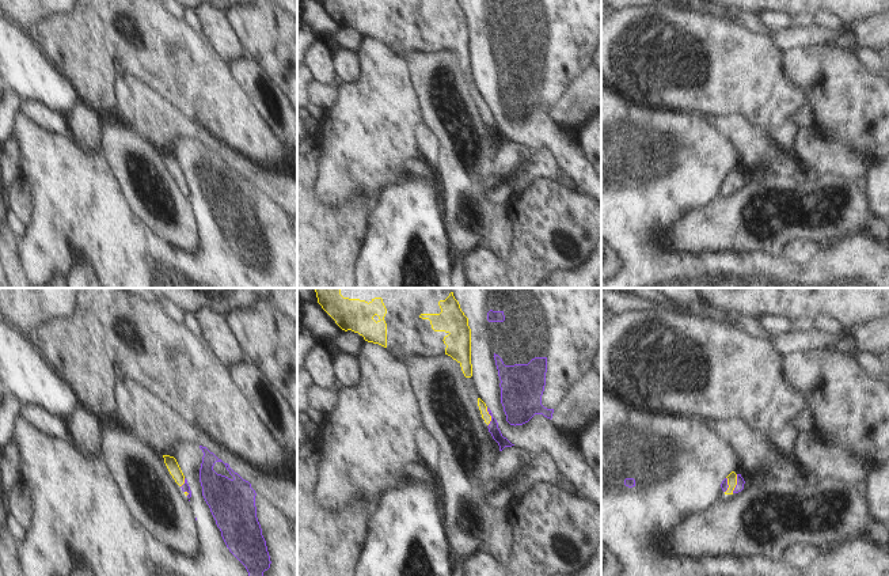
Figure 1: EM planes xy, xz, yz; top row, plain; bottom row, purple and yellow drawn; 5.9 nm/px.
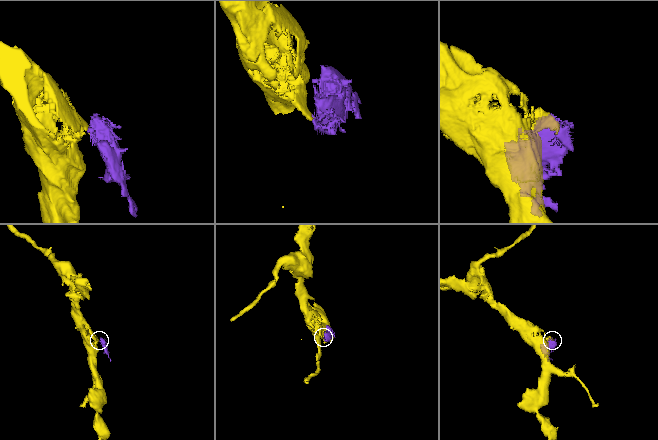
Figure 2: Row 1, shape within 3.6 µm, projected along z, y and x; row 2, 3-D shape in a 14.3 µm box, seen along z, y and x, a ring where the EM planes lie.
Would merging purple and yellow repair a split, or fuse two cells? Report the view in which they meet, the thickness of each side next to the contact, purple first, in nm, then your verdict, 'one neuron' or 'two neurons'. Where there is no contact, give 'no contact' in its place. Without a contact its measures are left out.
contact in yz; calibres 50 and 60 nm; two neurons

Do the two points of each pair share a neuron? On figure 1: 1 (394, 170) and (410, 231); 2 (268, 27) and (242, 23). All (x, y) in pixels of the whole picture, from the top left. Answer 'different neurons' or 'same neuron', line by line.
1: different neurons
2: same neuron

